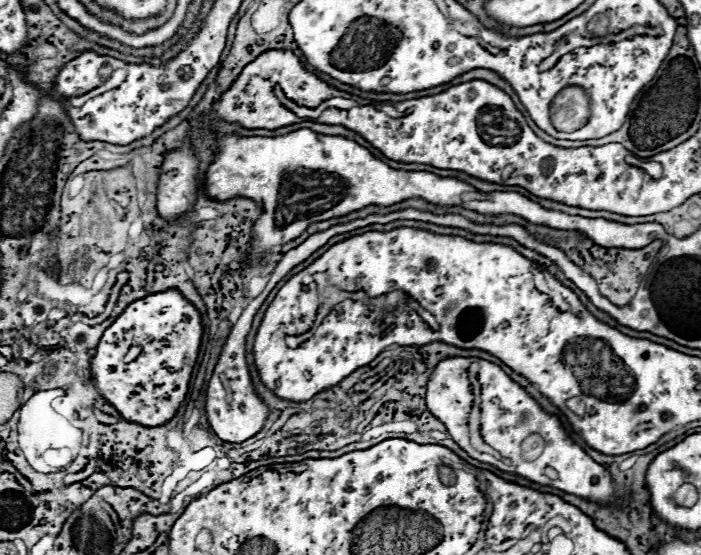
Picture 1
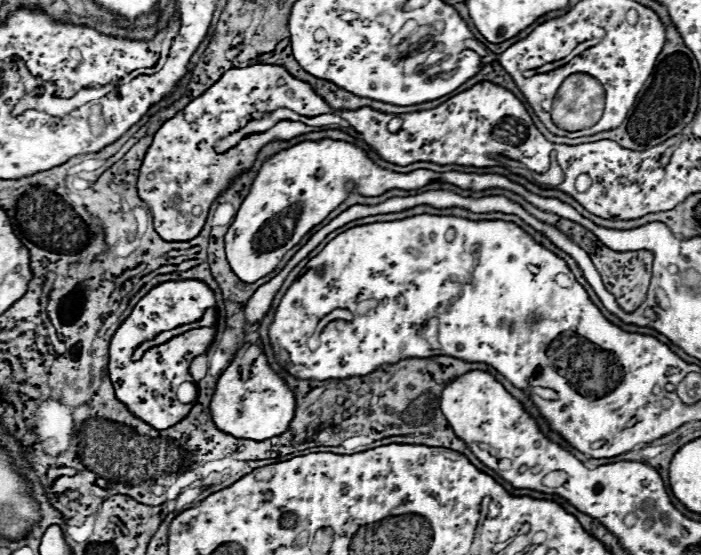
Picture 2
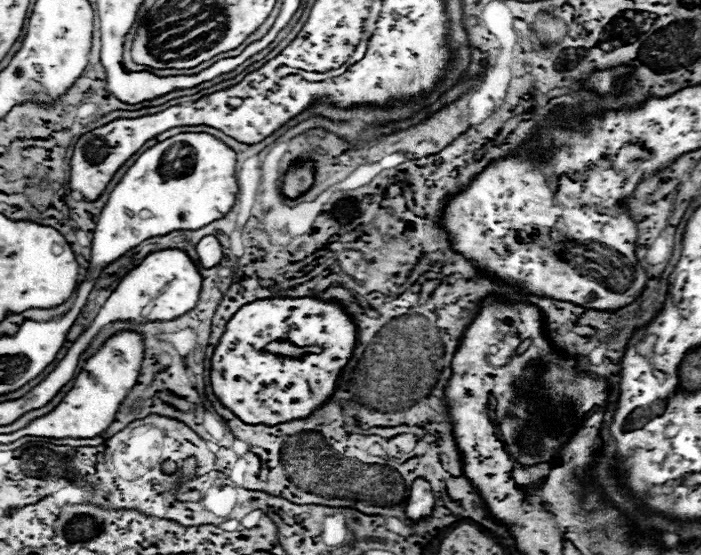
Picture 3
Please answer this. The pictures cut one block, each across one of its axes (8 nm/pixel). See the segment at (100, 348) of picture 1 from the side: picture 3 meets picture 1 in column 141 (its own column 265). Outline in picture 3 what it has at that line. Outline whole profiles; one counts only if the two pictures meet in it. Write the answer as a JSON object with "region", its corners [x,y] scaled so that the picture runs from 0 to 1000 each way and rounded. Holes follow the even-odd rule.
{"region":[[[379,537],[365,541],[342,555],[331,577],[325,577],[322,595],[305,631],[302,641],[302,703],[311,721],[337,746],[351,764],[402,764],[422,753],[442,750],[451,735],[456,735],[468,714],[476,706],[479,685],[485,667],[502,641],[508,616],[508,587],[502,584],[499,569],[476,544],[459,544],[451,537]],[[391,613],[411,613],[422,623],[459,623],[456,638],[439,638],[431,649],[408,645],[408,641],[388,641],[374,634],[382,616]]]}

